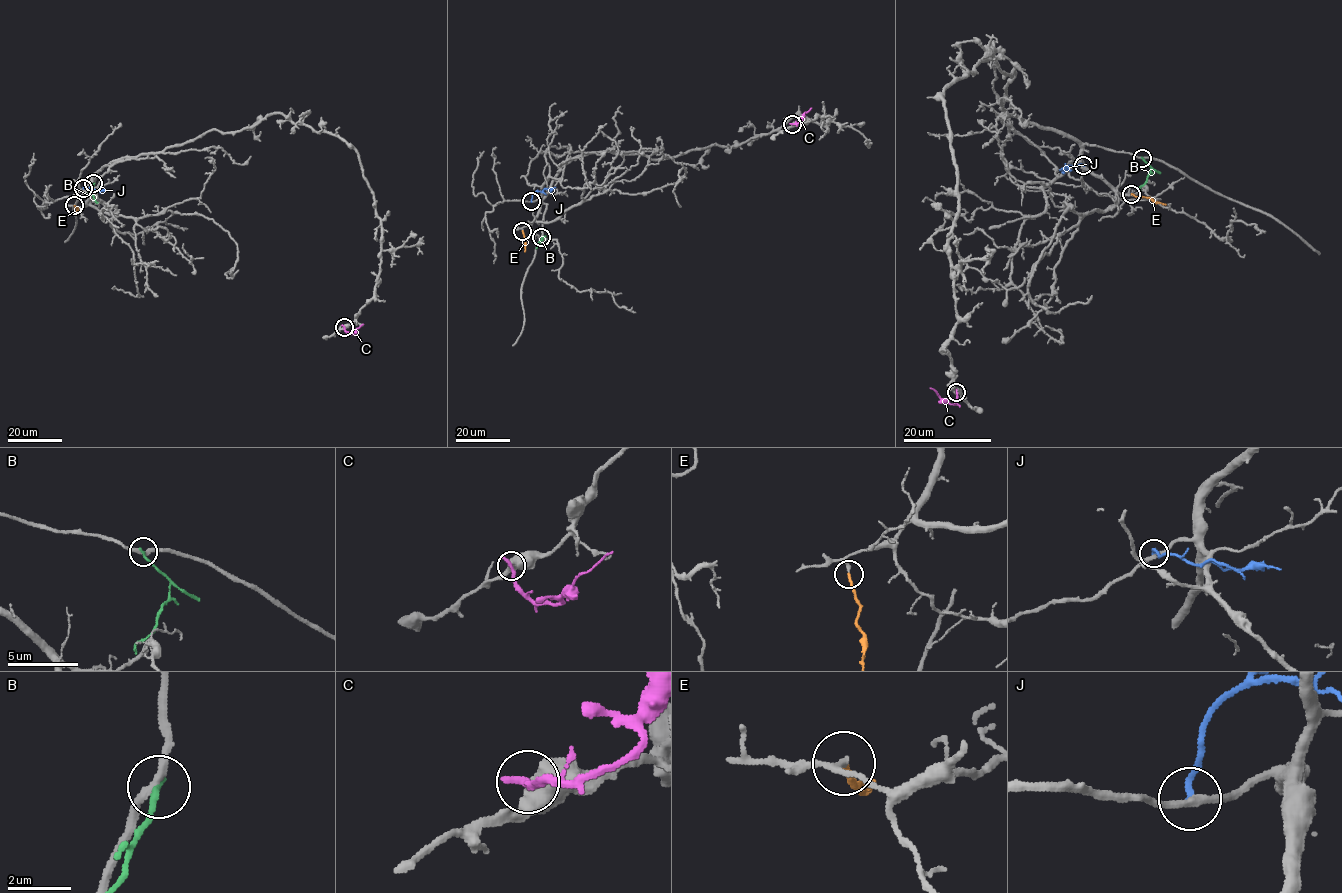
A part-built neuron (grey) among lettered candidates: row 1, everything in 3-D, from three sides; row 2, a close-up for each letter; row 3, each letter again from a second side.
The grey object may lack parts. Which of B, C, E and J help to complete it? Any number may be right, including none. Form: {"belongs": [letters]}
{"belongs": ["E"]}

